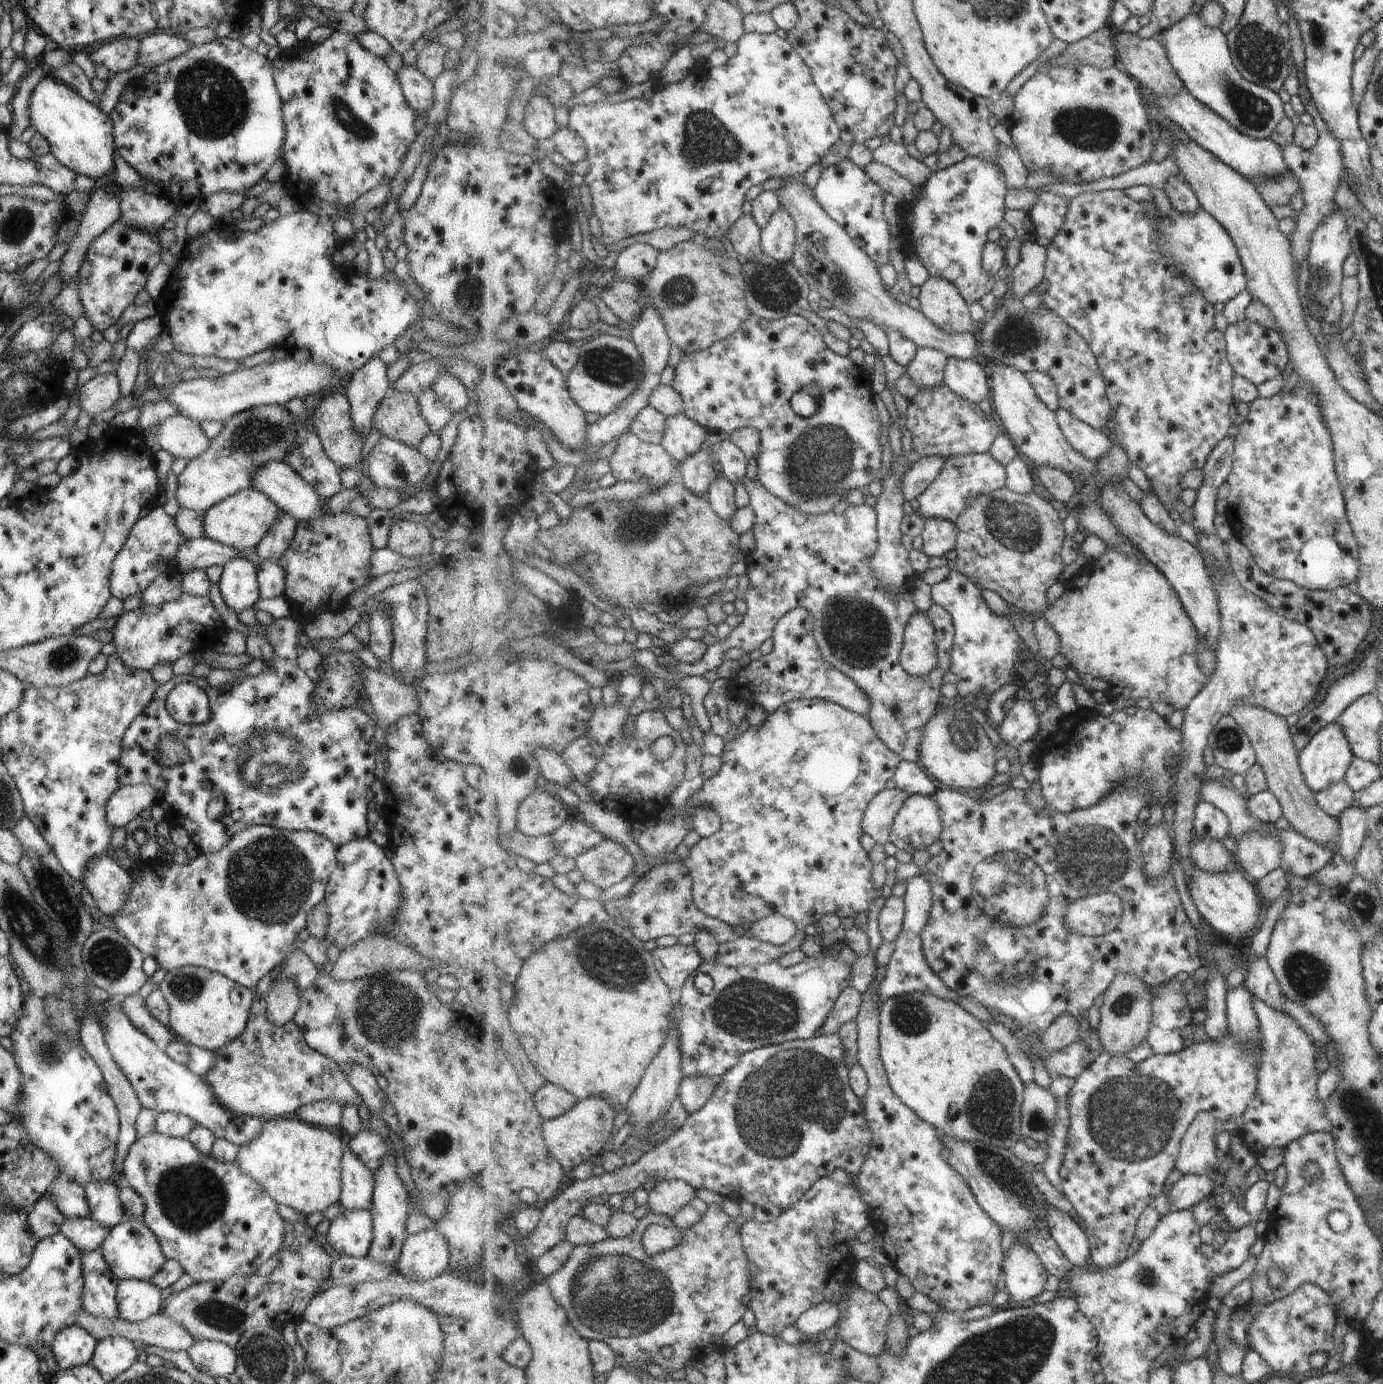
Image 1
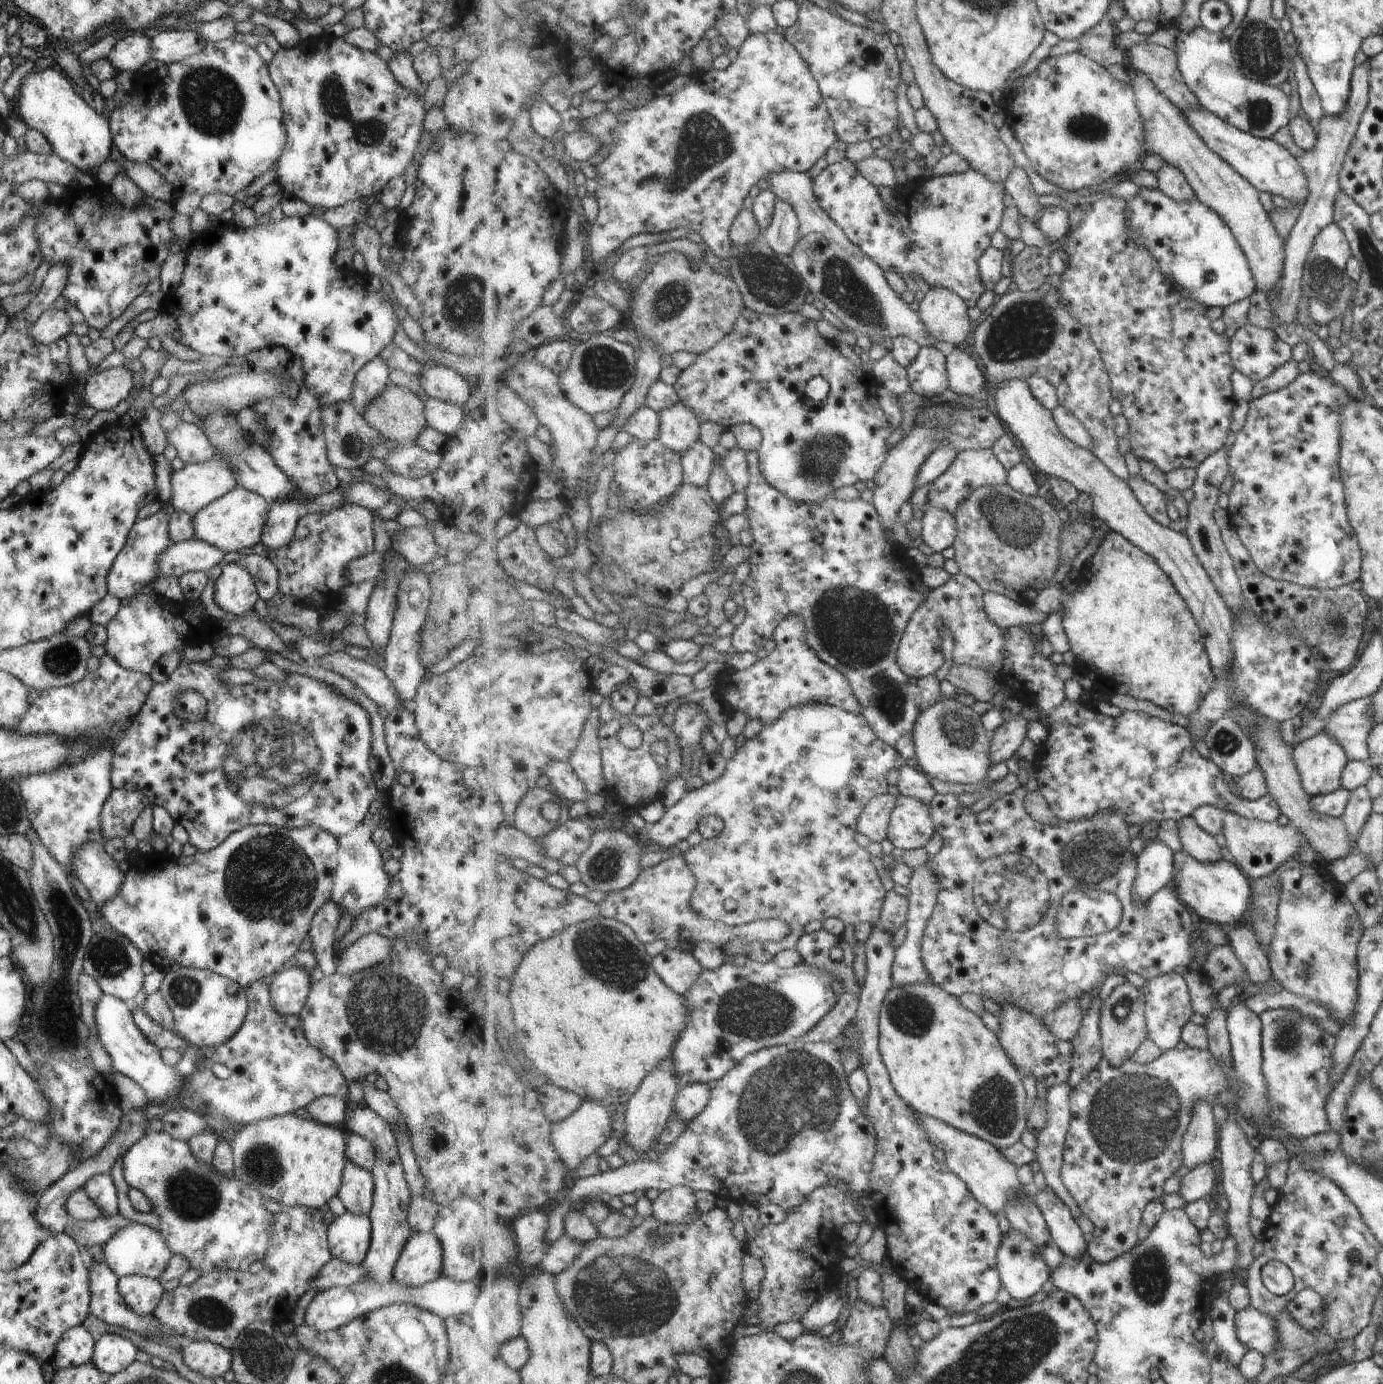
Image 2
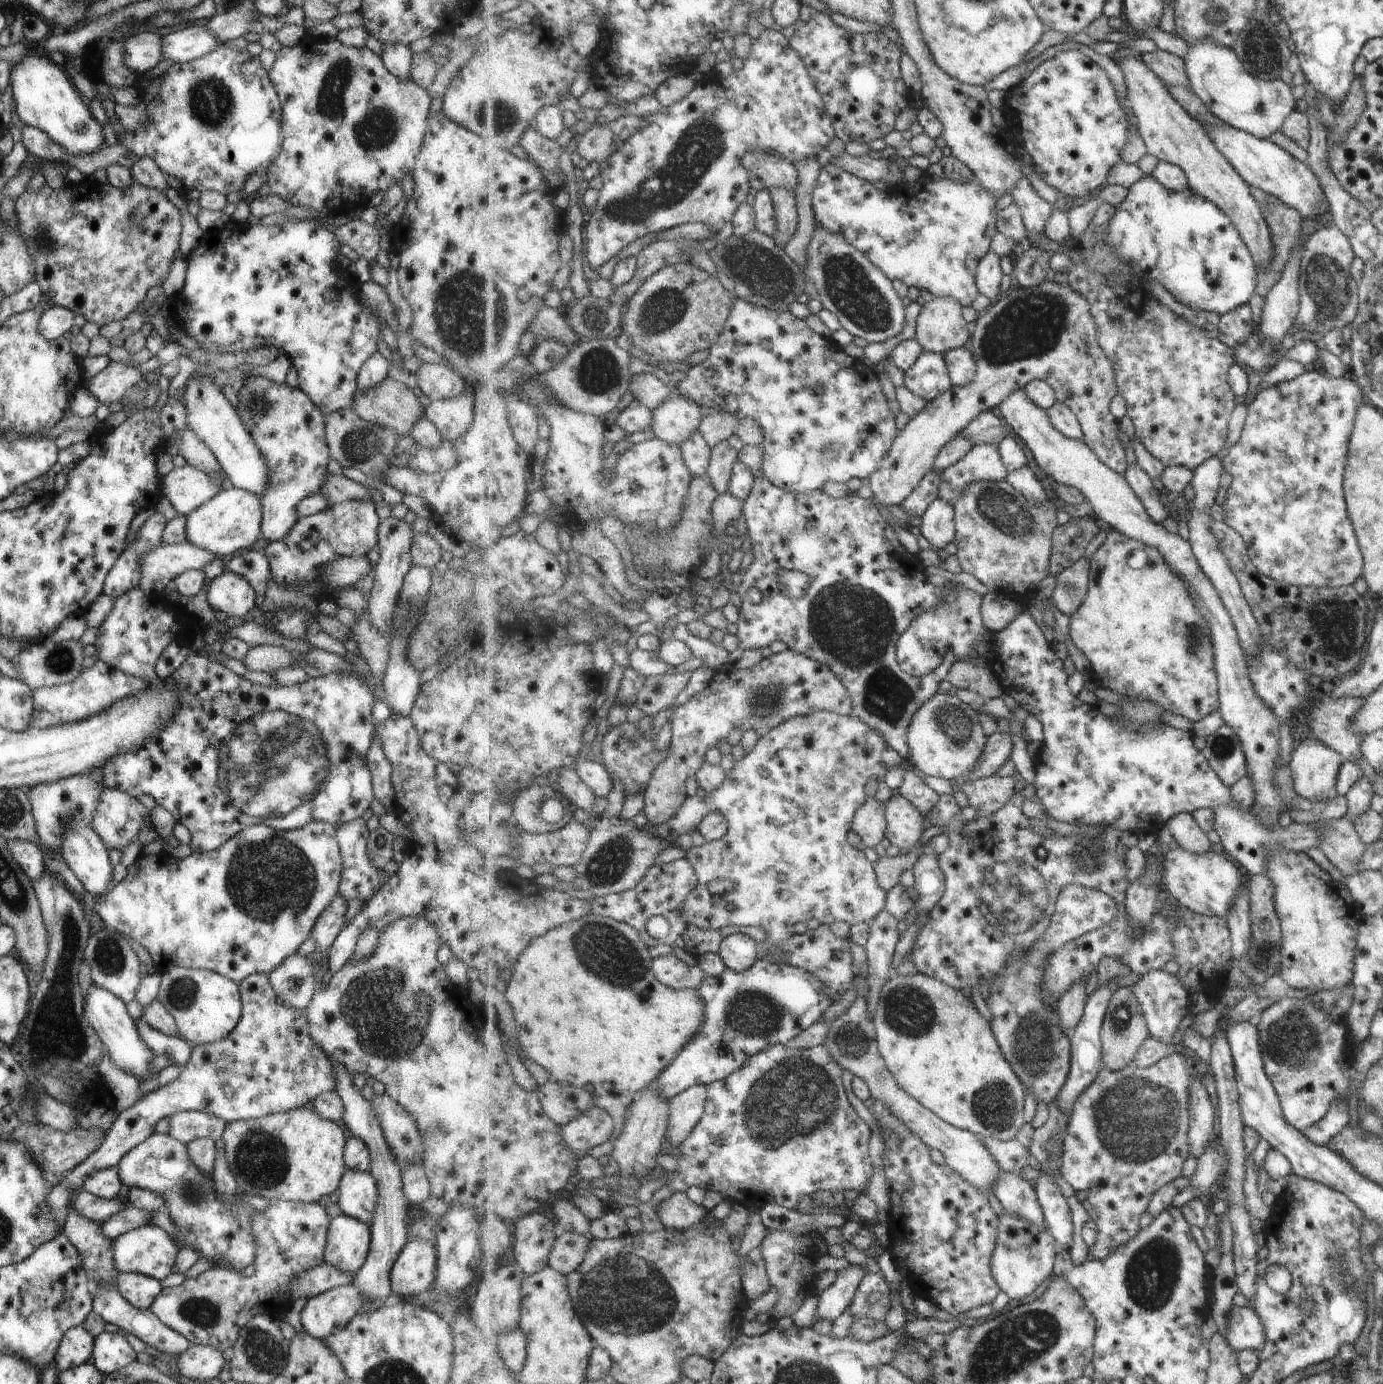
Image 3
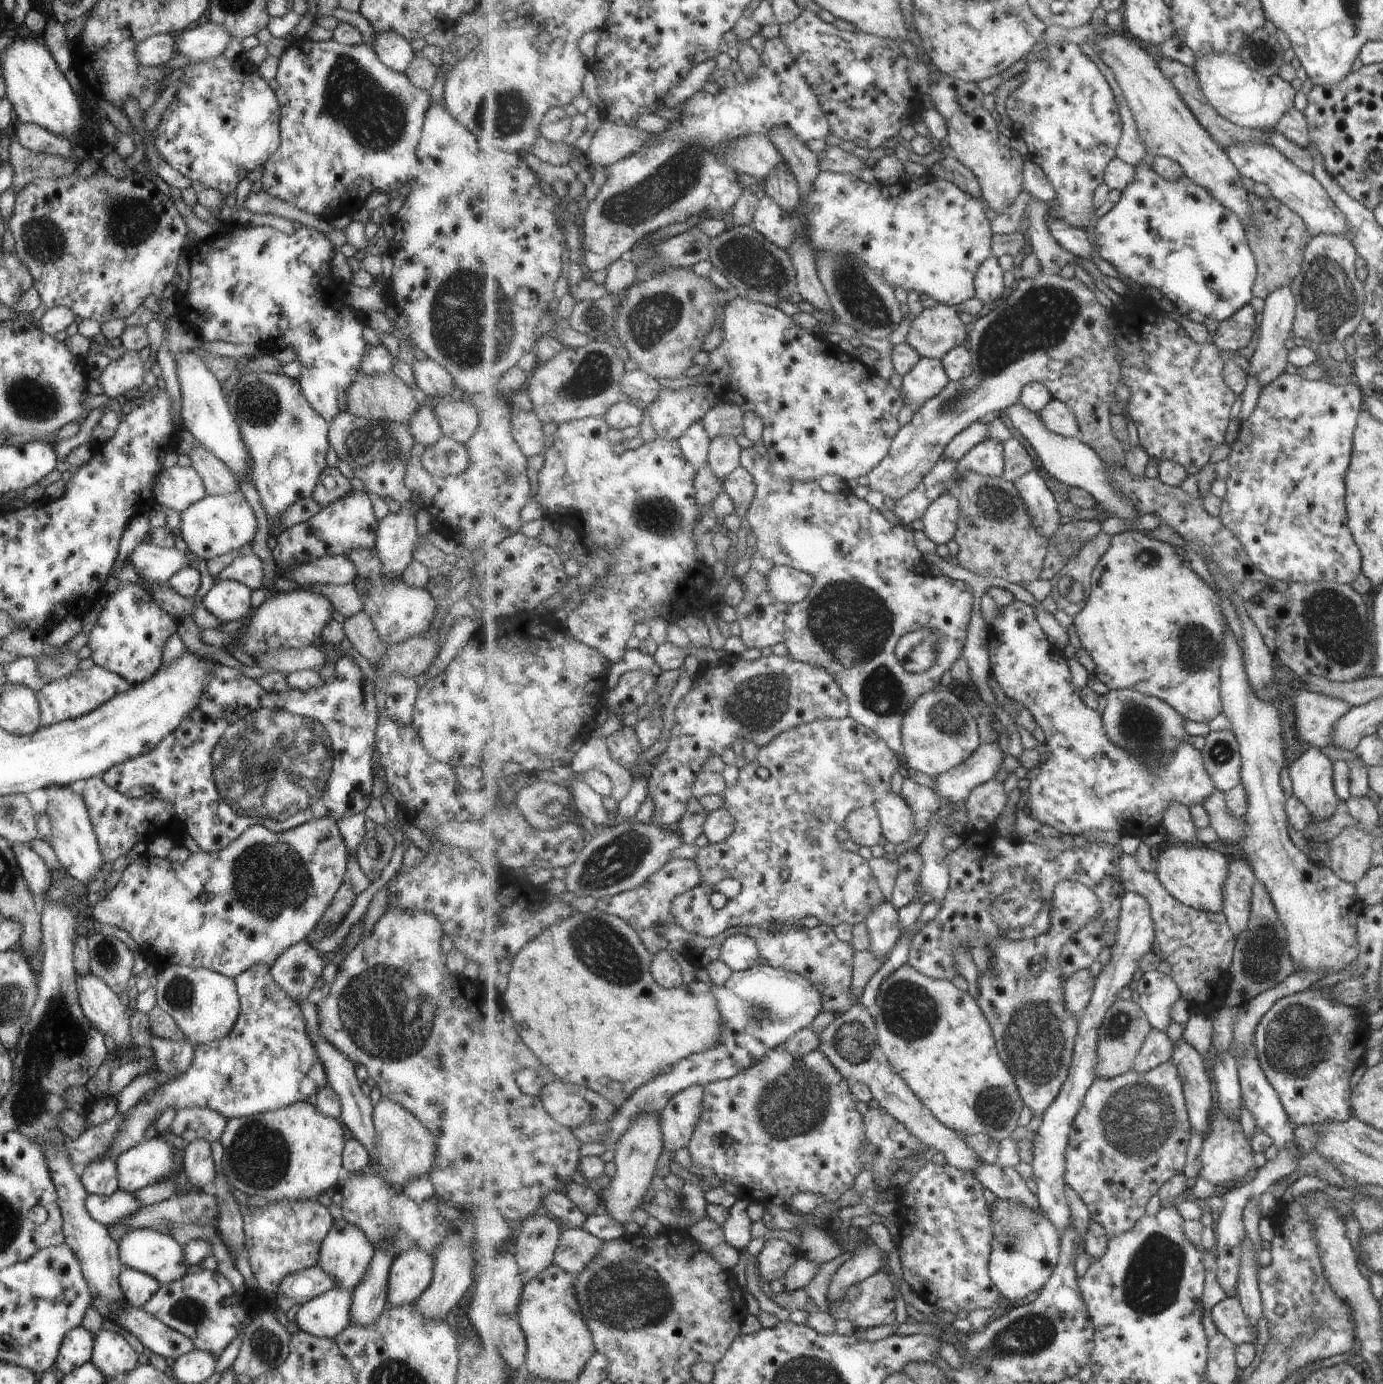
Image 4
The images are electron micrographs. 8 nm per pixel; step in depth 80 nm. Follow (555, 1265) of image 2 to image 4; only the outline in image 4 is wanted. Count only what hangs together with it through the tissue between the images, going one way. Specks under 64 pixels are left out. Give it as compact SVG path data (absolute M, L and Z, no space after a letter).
M564 1229L554 1262L578 1275L599 1256L606 1241L583 1229Z

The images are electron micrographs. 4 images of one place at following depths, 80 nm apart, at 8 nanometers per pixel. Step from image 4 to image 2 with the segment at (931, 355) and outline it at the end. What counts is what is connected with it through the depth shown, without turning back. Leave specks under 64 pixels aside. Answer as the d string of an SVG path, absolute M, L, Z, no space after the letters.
M931 286L918 312L935 342L948 342L957 347L972 340L974 334L967 310L959 294L943 286Z

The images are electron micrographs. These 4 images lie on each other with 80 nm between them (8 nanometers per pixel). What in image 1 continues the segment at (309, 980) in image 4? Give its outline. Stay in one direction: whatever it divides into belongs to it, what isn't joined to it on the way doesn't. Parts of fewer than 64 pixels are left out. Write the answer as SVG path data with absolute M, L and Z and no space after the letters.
M283 979L274 985L271 985L265 994L266 1000L266 1017L274 1025L282 1025L287 1022L295 1014L298 1004L300 1003L300 990L296 989L293 979Z

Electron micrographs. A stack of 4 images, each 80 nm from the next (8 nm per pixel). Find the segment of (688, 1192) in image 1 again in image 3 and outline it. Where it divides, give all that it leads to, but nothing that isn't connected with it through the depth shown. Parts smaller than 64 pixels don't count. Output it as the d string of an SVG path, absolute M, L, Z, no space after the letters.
M685 1192L674 1194L658 1204L658 1217L663 1227L687 1230L696 1227L707 1216L708 1210L689 1200Z

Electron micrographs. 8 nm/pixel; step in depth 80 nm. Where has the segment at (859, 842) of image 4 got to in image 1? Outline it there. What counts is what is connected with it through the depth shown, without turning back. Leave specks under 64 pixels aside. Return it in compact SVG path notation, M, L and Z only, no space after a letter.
M899 788L882 790L867 807L862 820L862 827L875 842L887 844L890 842L891 829L897 812L903 806L909 793Z

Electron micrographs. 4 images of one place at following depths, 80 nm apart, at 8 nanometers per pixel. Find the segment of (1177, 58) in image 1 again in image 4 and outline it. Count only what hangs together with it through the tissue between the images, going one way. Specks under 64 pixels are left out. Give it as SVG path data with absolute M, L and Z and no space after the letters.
M1215 53L1195 55L1194 67L1200 87L1211 106L1224 119L1250 129L1273 129L1277 120L1293 108L1294 90L1278 74L1270 77L1251 68L1241 55Z

